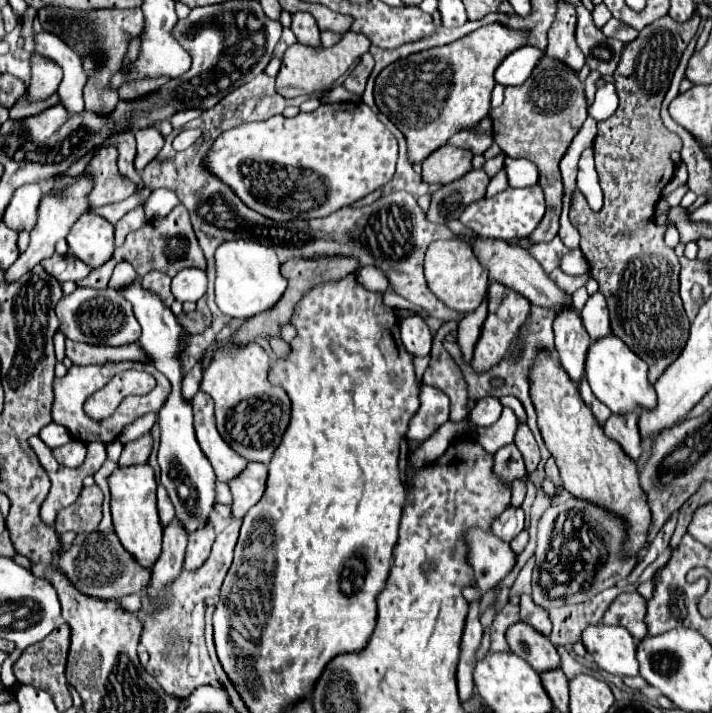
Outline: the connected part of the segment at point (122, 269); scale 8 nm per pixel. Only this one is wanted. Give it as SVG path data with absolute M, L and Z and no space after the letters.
M119 263L109 279L109 287L121 291L121 287L125 287L125 283L133 283L133 279L137 279L135 269L129 263Z

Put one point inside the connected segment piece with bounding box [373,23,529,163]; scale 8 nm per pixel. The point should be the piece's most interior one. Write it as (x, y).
(429, 96)

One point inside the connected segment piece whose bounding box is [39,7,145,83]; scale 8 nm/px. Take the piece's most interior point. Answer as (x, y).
(109, 30)

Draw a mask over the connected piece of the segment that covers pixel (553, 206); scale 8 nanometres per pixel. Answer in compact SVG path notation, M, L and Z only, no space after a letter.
M543 57L533 69L533 77L519 87L505 87L505 101L501 107L491 109L493 139L497 145L513 159L529 159L539 167L539 185L545 191L547 213L539 227L533 231L531 241L551 241L559 233L559 215L563 207L563 181L559 163L567 153L571 141L579 133L583 121L587 119L587 103L583 95L583 83L577 73L567 65Z

